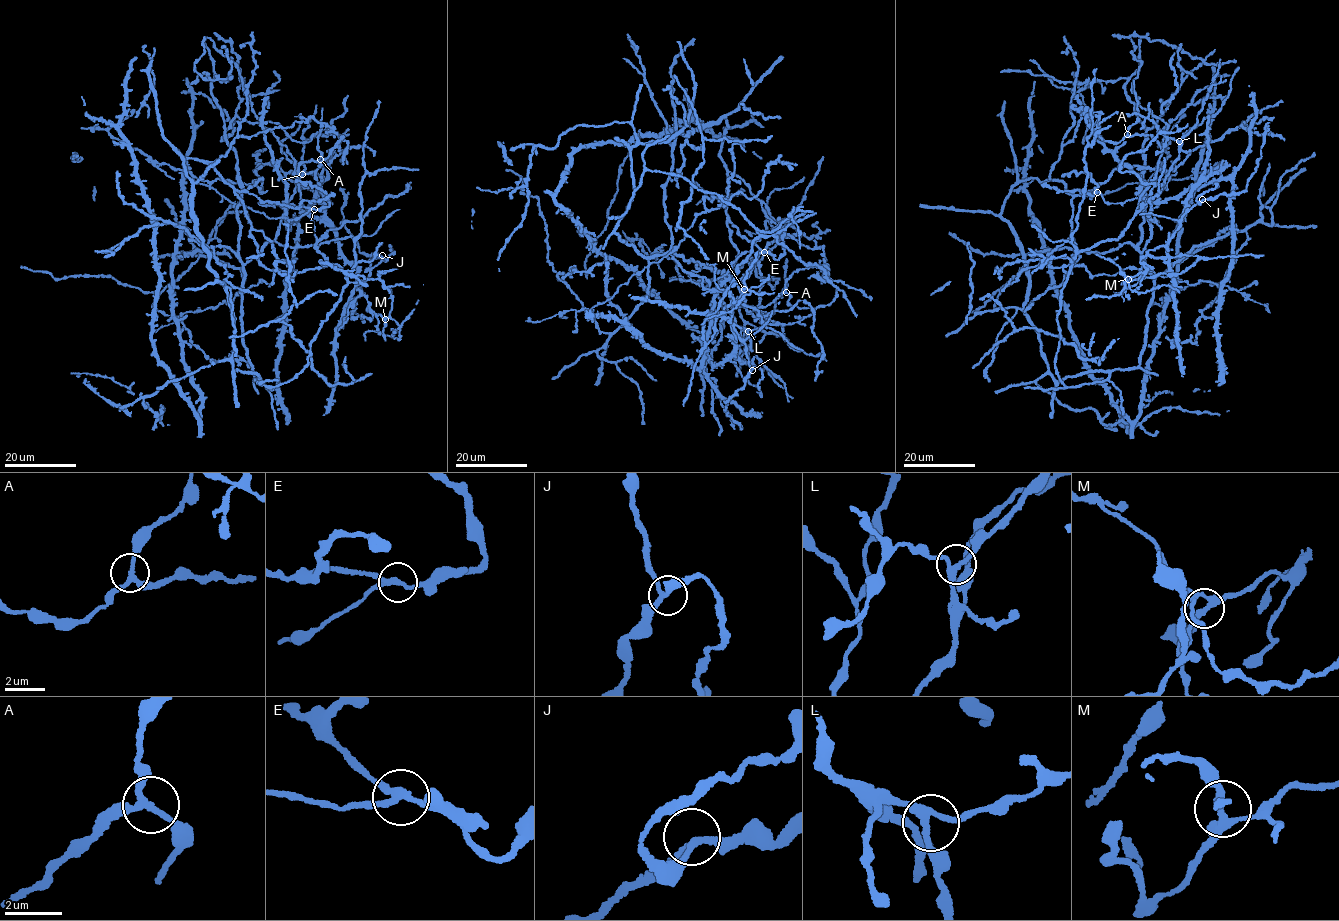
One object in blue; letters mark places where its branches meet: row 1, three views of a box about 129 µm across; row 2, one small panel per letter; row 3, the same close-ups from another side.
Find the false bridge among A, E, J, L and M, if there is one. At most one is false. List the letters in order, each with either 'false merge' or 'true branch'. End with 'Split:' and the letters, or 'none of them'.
A: true branch
E: false merge
J: true branch
L: true branch
M: true branch
Split: E

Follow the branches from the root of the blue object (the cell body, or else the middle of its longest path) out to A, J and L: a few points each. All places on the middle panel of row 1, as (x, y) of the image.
A: (674, 254), (650, 258), (614, 233), (646, 170), (714, 193), (758, 229), (734, 276), (747, 310), (786, 292)
J: (674, 254), (614, 233), (631, 148), (725, 117), (762, 251), (703, 369), (731, 323), (752, 370)
L: (674, 254), (670, 249), (670, 255), (678, 265), (706, 279), (710, 289), (726, 305), (737, 324), (748, 331)

